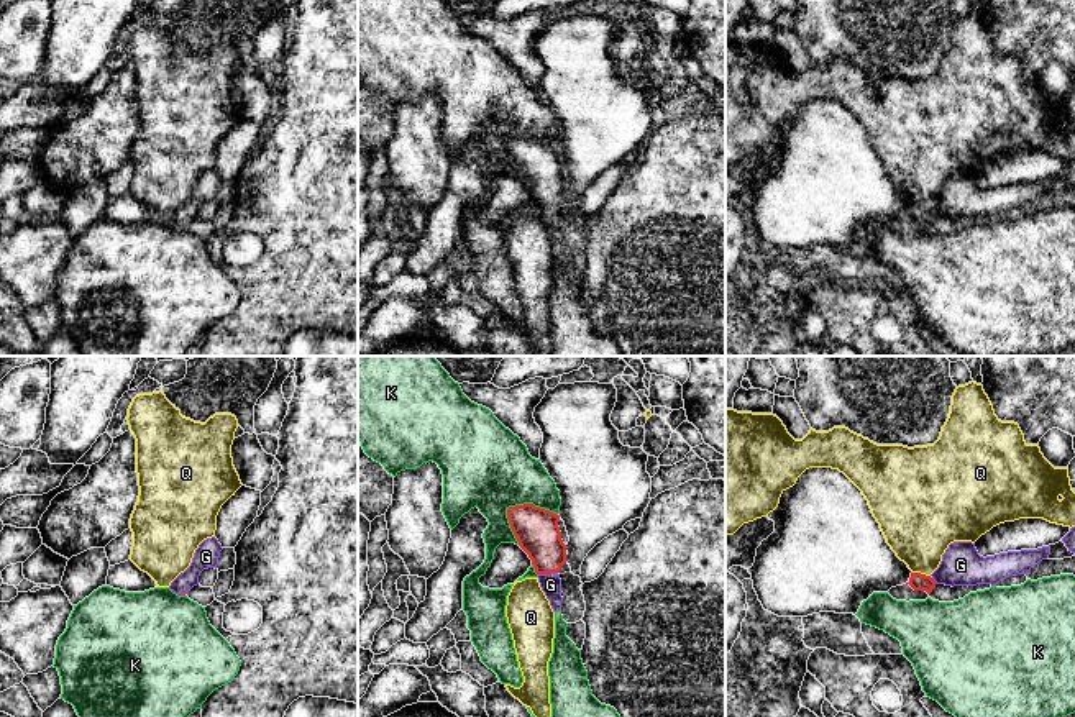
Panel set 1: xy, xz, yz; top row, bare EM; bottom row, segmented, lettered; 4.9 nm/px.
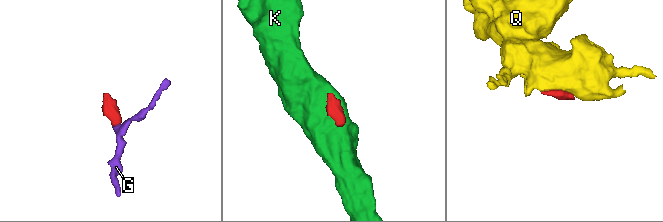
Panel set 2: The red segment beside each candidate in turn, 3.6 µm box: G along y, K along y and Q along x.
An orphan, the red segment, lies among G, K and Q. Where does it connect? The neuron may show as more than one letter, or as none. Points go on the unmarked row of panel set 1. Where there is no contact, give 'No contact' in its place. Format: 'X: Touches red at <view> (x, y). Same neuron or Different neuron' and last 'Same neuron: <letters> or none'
G: Touches red at xz (547, 205). Same neuron
K: Touches red at xz (532, 137). Different neuron
Q: Touches red at yz (919, 205). Different neuron
Same neuron: G

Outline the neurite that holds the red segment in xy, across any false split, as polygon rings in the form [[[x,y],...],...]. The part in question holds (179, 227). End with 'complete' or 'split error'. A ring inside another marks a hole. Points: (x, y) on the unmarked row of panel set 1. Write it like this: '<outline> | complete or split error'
[[[215,169],[204,172],[195,182],[190,199],[171,215],[169,221],[179,228],[185,228],[199,217],[199,208],[204,202],[217,202],[222,182],[223,180]]] | split error

